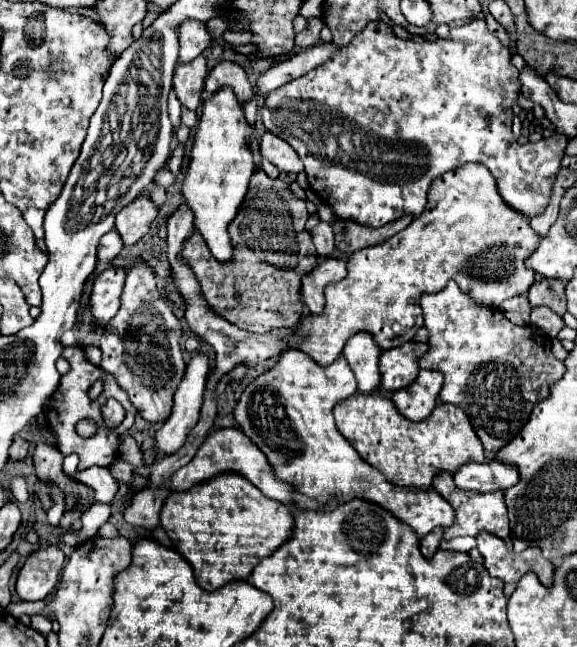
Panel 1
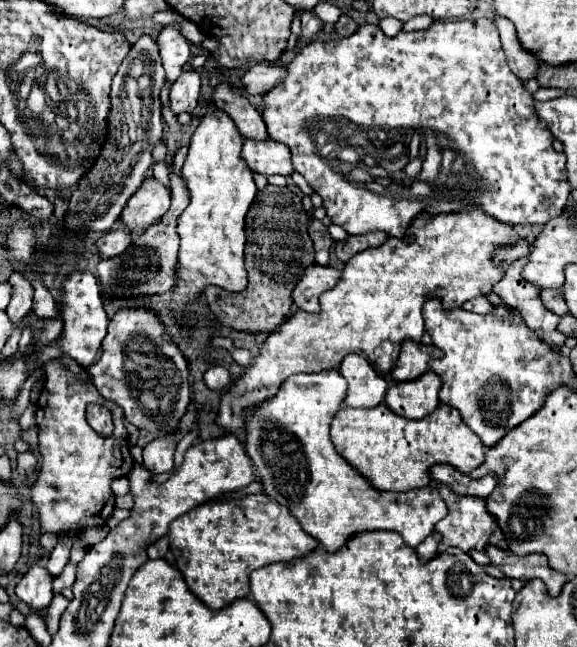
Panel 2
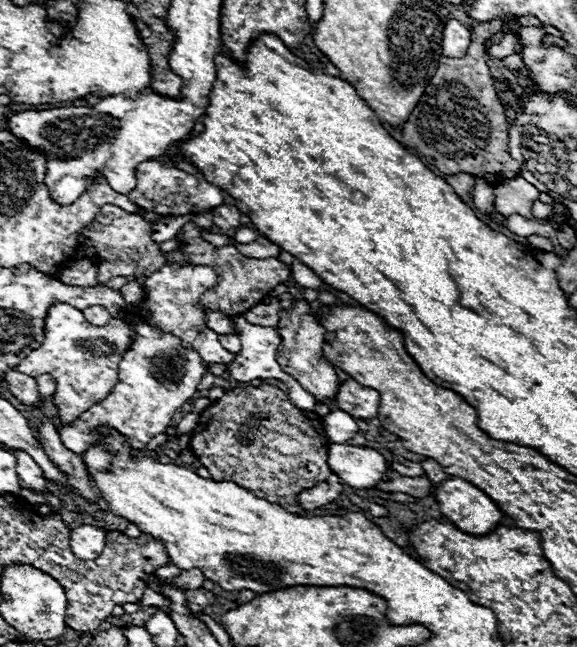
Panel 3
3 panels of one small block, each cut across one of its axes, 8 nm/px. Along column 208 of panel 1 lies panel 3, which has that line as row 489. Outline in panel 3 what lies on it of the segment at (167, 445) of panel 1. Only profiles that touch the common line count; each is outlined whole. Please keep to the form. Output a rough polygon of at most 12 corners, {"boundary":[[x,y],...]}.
{"boundary":[[330,444],[328,466],[358,490],[390,472],[380,452]]}

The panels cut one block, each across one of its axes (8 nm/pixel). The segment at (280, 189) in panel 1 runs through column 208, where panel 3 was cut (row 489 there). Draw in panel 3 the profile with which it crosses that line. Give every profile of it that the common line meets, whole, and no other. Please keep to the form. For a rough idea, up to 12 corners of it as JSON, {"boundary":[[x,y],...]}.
{"boundary":[[270,384],[206,408],[190,450],[214,480],[304,516],[332,474],[322,418]]}

